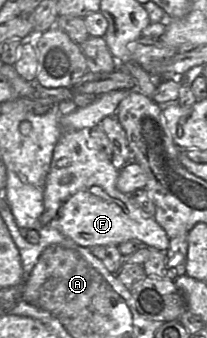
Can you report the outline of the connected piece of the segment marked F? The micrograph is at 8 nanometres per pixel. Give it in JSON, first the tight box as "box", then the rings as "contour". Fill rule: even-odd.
{"box":[44,129,170,252],"contour":[[[89,129],[66,131],[58,140],[44,188],[44,206],[53,216],[49,225],[80,246],[118,246],[137,239],[166,252],[170,238],[161,225],[117,187],[120,166],[100,155],[88,138]]]}

